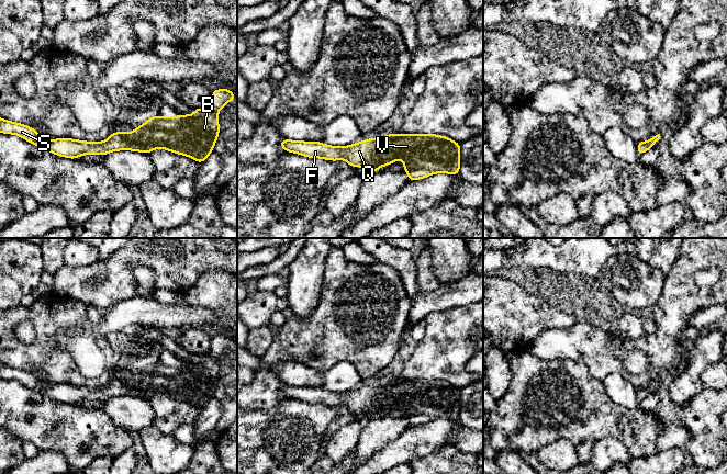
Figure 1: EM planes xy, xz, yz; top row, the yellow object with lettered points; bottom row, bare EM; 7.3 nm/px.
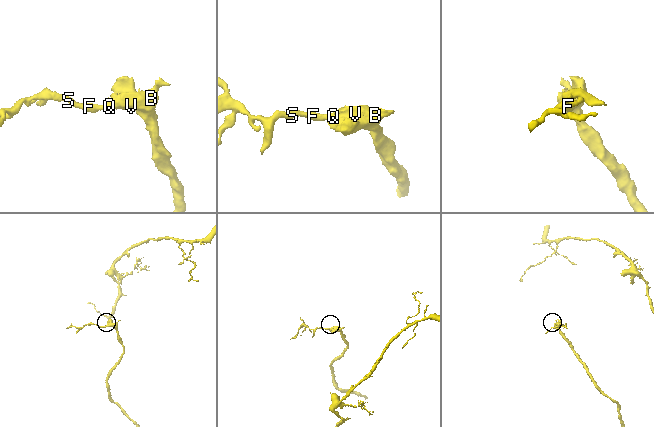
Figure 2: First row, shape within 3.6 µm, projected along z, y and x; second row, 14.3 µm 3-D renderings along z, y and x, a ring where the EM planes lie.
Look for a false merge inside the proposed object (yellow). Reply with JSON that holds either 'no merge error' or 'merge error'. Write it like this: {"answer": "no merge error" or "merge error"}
{"answer": "no merge error"}

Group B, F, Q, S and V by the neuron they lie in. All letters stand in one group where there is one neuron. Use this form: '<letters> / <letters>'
B F Q S V

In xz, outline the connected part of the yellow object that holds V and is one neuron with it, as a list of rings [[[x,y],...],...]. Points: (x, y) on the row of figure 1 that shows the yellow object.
[[[388,134],[381,139],[370,138],[342,147],[289,139],[282,139],[279,145],[304,157],[345,159],[350,167],[361,166],[366,174],[403,159],[409,181],[438,172],[458,176],[460,168],[460,144],[434,134]]]

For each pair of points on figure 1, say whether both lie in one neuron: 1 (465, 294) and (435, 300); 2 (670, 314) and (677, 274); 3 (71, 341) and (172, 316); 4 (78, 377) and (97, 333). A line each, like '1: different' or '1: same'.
1: same
2: same
3: same
4: different

